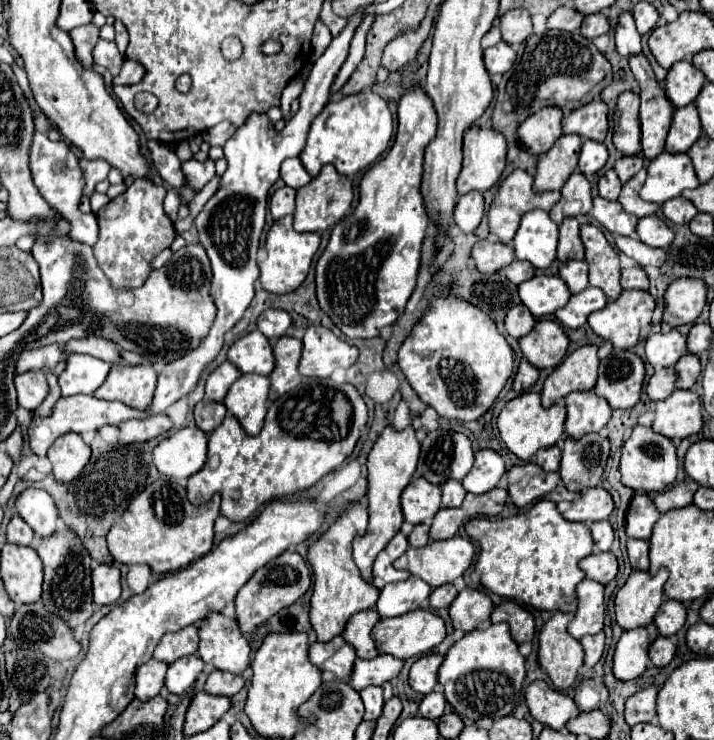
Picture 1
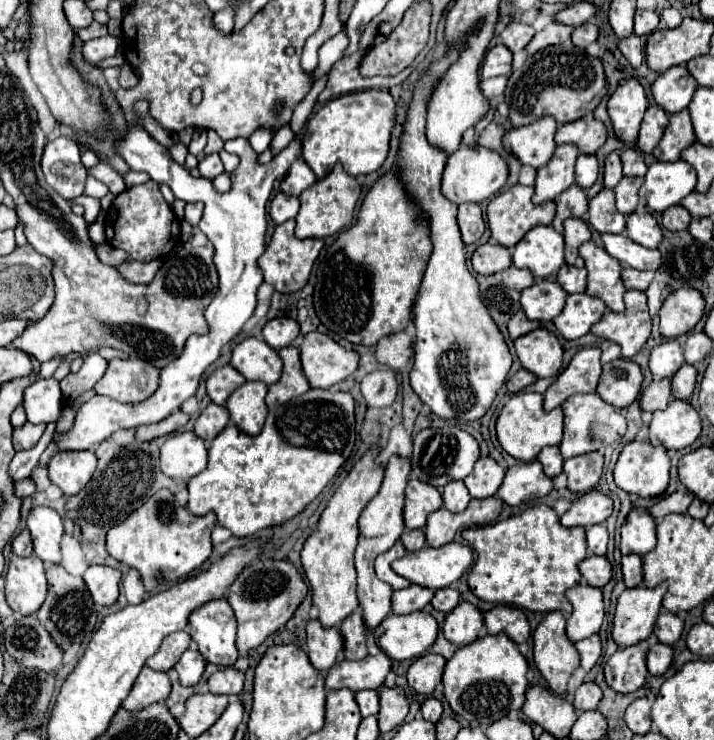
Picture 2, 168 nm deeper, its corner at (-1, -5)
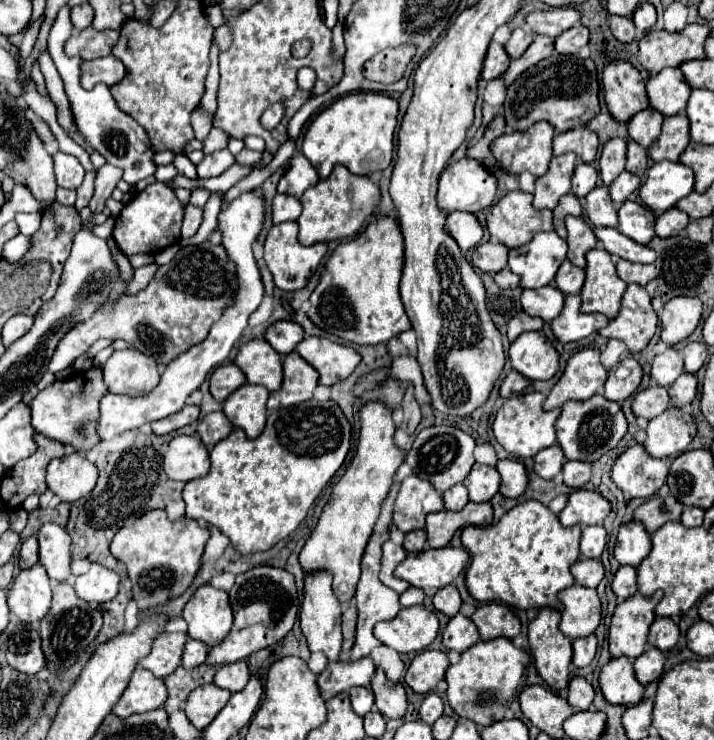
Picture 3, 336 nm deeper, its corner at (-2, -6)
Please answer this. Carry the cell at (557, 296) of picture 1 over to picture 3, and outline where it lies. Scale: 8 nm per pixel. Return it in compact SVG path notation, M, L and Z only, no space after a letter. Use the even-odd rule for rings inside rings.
M543 286L537 290L523 290L523 294L521 294L523 310L529 316L543 318L545 322L559 316L559 312L563 308L563 300L565 300L563 292L553 286Z

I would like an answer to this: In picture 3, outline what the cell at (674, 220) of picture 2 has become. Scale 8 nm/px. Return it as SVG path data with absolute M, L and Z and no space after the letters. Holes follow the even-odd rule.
M671 208L671 210L667 210L667 212L657 216L655 234L659 238L677 236L683 228L687 228L687 222L689 222L689 216L685 212L681 212L679 208Z

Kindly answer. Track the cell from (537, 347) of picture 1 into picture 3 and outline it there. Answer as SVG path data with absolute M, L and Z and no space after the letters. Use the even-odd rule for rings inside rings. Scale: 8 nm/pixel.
M527 332L511 342L509 360L529 380L549 380L559 368L559 354L541 332Z

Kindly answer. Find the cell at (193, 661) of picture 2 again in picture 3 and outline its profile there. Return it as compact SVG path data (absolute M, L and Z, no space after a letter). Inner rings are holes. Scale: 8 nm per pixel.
M187 640L185 652L183 652L183 666L185 668L197 668L207 658L207 646L199 640Z

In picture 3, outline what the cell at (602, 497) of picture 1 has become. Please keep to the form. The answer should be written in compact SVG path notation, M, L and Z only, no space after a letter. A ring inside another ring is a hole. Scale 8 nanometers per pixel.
M575 490L569 496L567 506L559 514L559 522L563 526L601 524L609 512L611 512L611 504L601 494L589 490Z

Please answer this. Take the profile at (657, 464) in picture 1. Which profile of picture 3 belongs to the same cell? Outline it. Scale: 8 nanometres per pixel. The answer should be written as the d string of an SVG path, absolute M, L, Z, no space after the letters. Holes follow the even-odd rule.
M637 444L627 448L611 468L611 480L631 498L653 496L667 478L667 464L659 458L647 454L647 450Z

